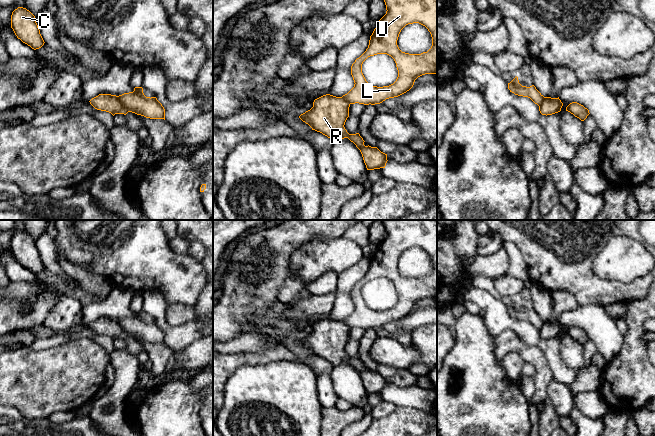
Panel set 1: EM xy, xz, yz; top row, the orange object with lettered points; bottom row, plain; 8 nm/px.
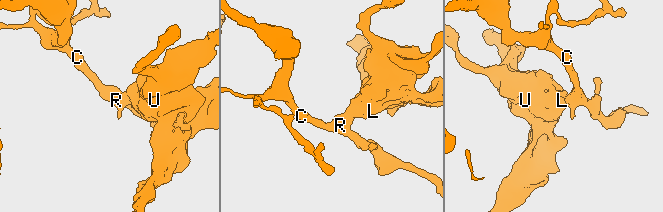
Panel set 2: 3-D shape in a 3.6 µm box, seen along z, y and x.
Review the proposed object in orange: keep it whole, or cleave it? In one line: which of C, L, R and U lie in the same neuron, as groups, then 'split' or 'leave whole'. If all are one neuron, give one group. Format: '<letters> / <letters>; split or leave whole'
C R / L U; split

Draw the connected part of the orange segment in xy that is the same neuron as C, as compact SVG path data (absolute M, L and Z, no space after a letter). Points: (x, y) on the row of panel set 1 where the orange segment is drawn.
M18 7L12 12L11 28L18 39L34 50L41 48L45 43L35 16L26 8Z

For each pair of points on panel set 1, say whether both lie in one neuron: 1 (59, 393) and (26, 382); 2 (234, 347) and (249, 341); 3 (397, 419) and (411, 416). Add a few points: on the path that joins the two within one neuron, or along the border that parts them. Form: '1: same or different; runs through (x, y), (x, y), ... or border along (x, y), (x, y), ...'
1: same; runs through (51, 385), (48, 382), (34, 382)
2: same; runs through (238, 345), (245, 343)
3: same; runs through (400, 419), (408, 419)

